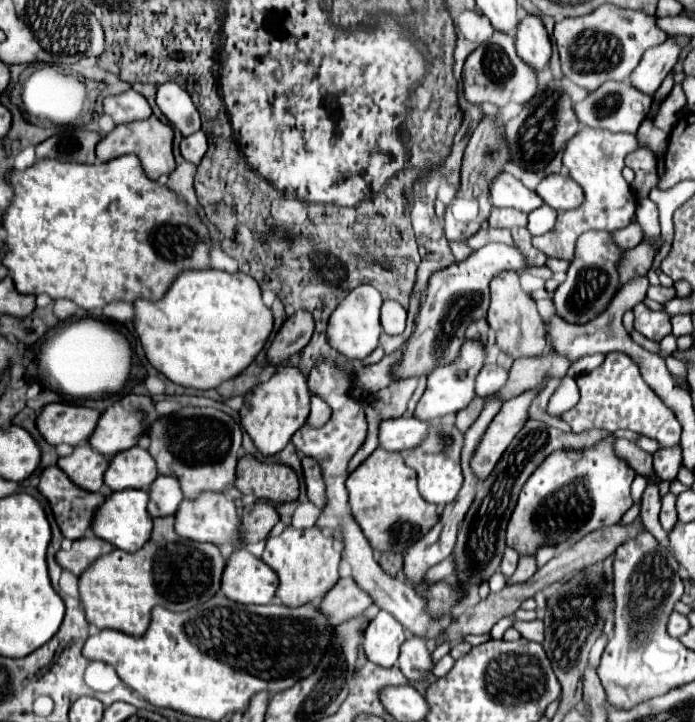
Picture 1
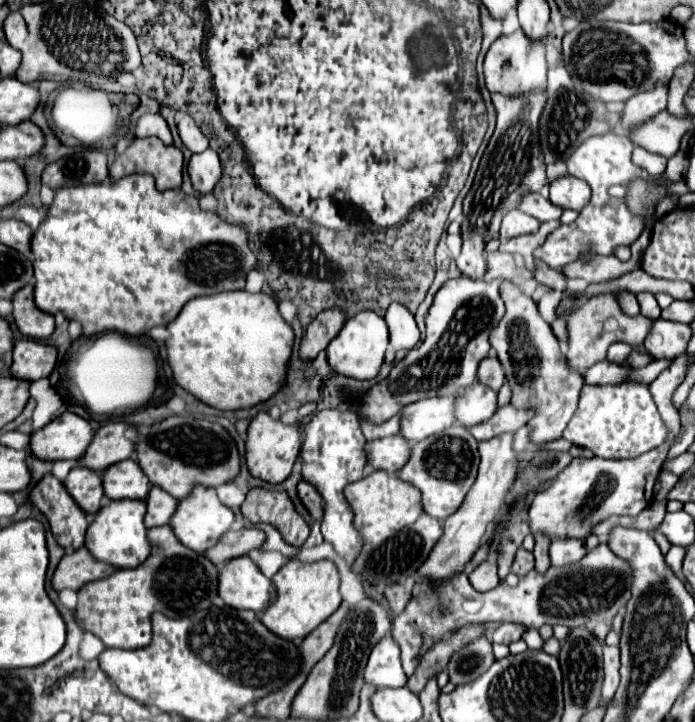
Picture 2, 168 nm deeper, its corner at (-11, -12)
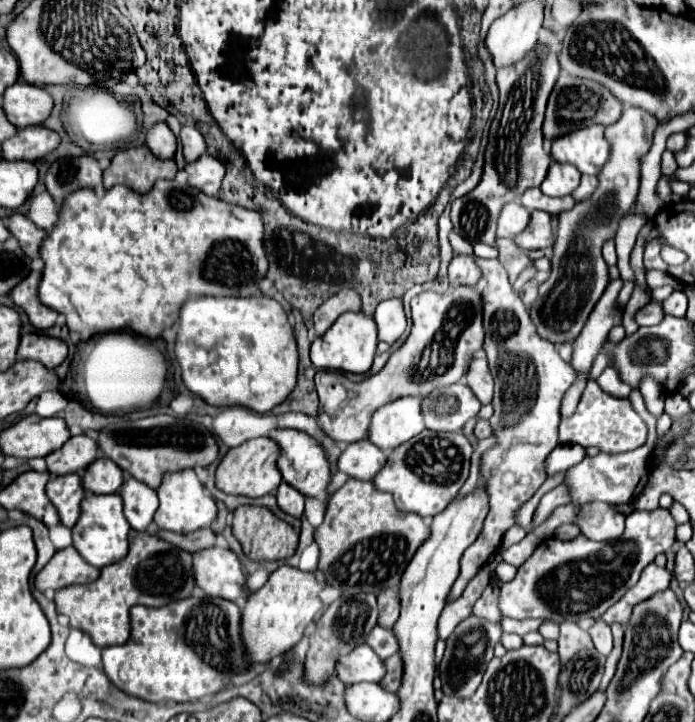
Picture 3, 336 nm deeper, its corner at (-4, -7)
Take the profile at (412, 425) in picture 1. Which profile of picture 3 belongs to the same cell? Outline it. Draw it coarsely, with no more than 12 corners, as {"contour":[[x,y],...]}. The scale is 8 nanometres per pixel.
{"contour":[[369,439],[351,443],[337,469],[349,477],[373,479],[387,461]]}

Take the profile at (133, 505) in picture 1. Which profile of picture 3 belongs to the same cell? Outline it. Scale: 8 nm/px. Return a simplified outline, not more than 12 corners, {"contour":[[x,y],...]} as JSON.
{"contour":[[87,495],[73,547],[93,567],[121,561],[129,523],[121,497]]}

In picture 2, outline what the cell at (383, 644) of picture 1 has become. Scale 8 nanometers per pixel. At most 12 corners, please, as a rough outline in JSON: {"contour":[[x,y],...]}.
{"contour":[[384,636],[370,652],[364,680],[400,688],[400,648]]}

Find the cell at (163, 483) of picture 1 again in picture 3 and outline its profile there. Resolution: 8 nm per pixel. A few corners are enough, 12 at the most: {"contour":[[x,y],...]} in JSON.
{"contour":[[127,477],[119,495],[129,525],[145,531],[159,507],[157,491]]}

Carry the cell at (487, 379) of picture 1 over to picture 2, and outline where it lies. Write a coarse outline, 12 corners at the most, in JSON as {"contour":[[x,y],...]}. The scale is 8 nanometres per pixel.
{"contour":[[484,384],[462,390],[454,418],[464,428],[496,412],[498,394]]}

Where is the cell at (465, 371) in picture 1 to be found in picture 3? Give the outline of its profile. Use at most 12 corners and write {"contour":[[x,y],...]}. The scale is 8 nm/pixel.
{"contour":[[421,397],[375,411],[369,439],[389,451],[425,429]]}

